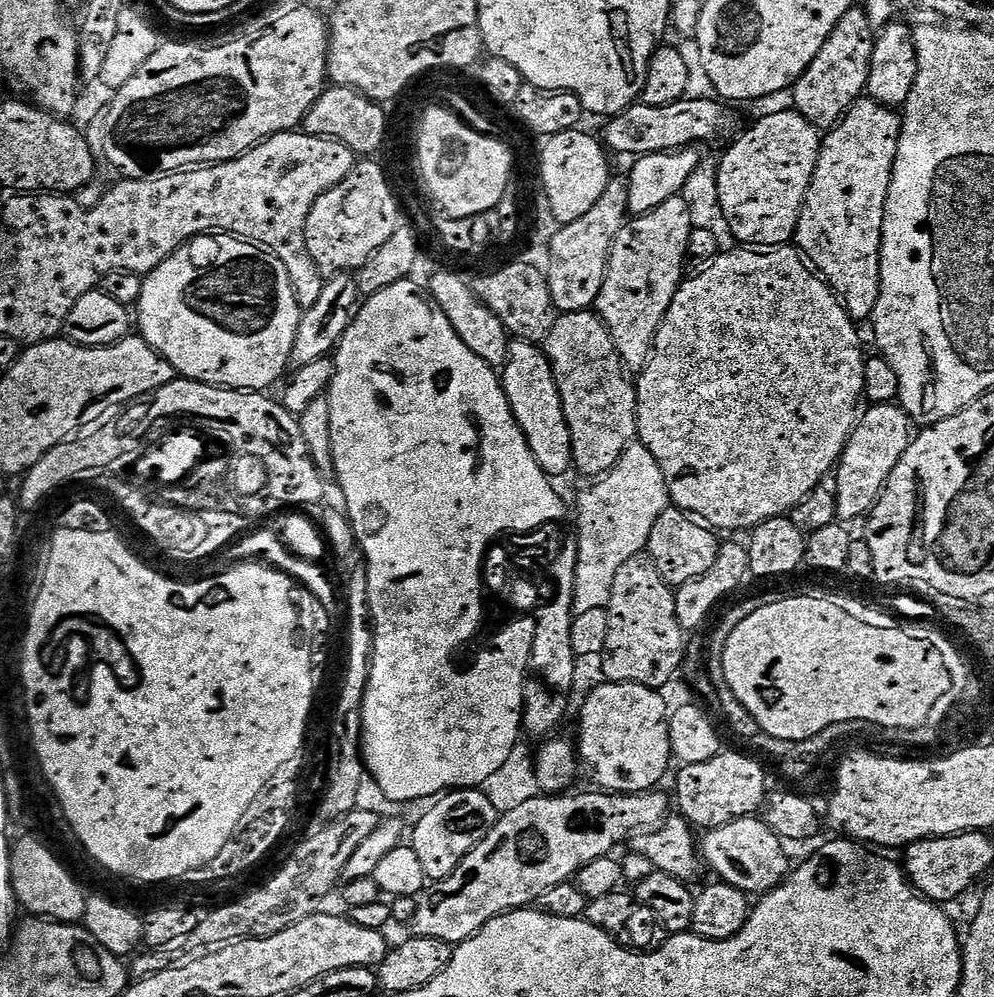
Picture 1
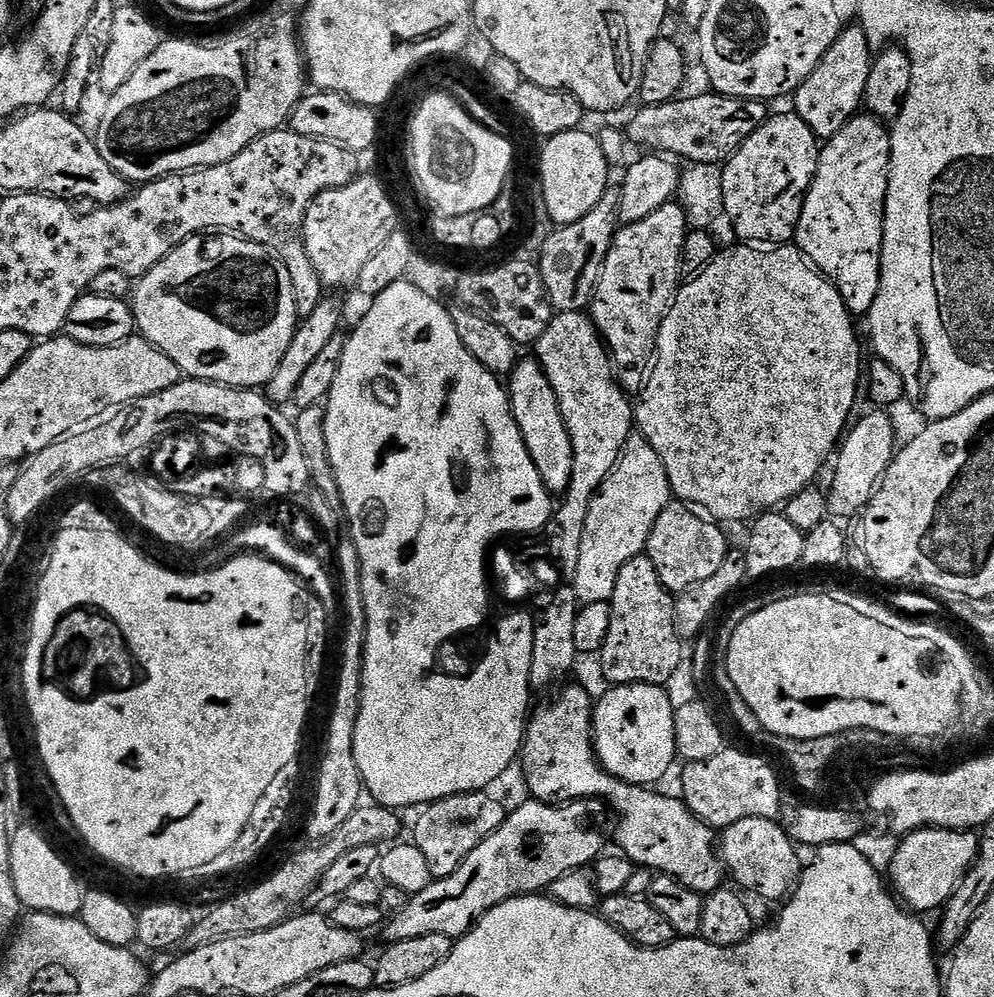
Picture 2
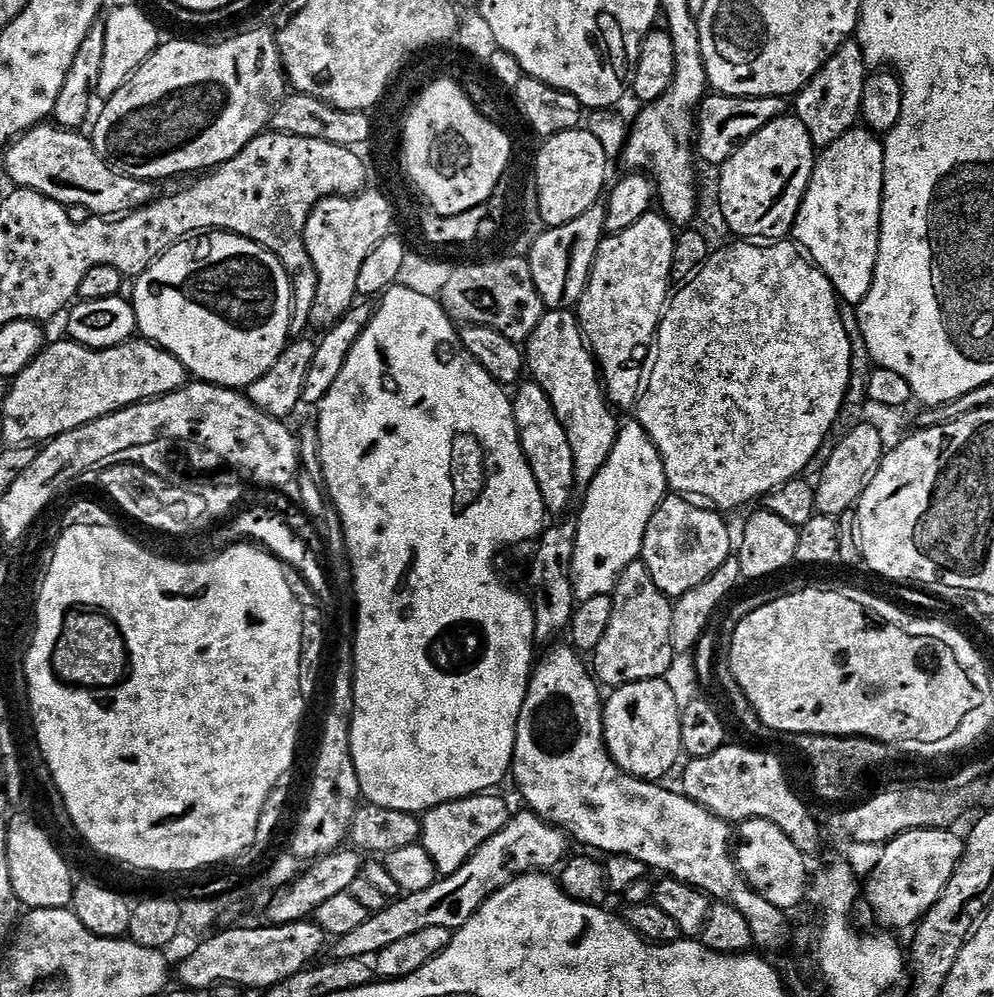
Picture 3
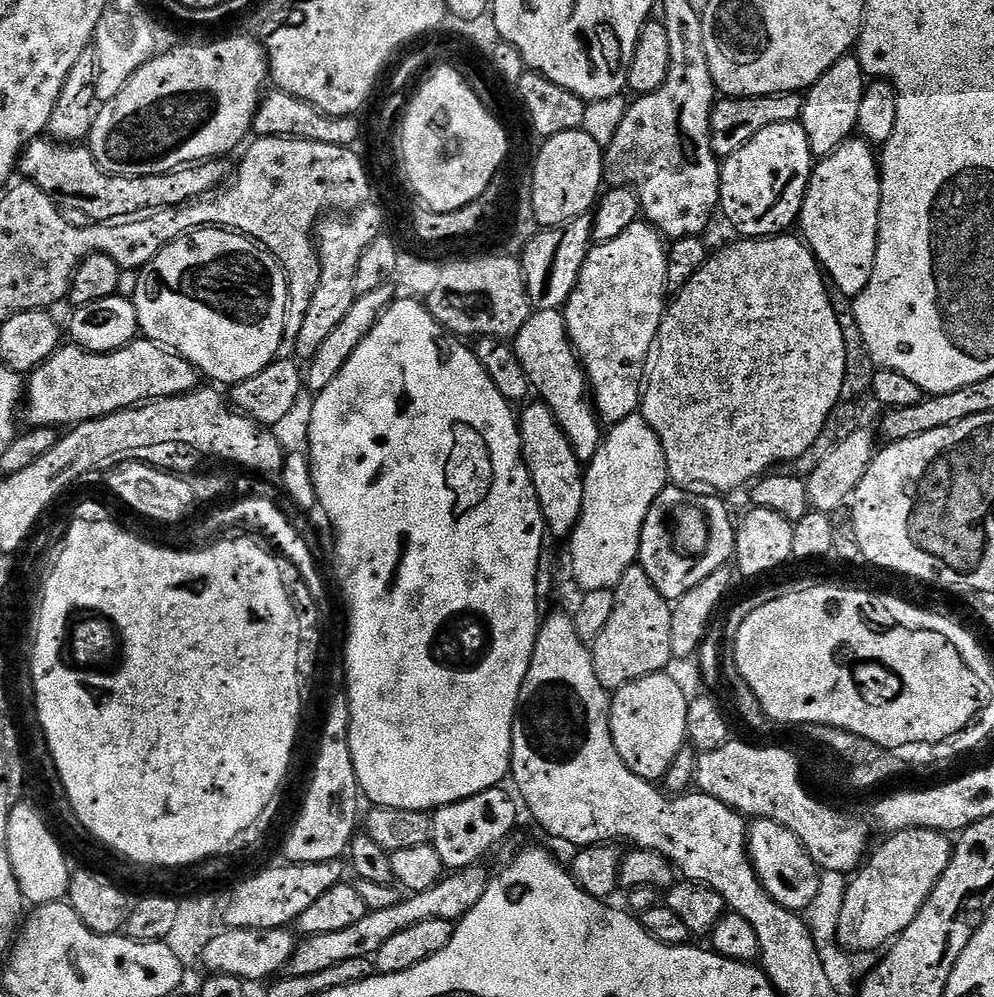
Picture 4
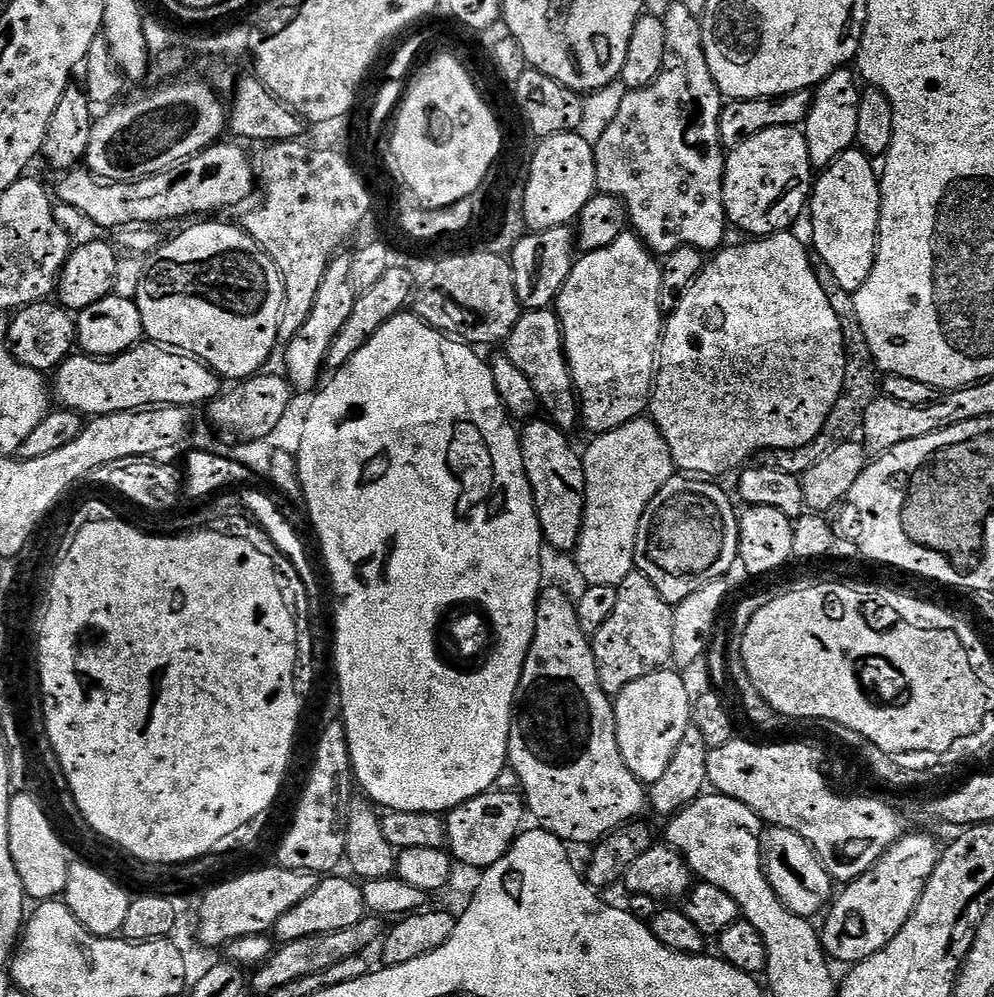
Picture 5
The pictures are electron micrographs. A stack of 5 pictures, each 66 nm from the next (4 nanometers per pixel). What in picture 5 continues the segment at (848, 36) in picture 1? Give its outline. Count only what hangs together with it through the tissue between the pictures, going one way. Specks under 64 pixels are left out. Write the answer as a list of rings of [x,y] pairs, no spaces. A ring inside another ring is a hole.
[[[848,66],[840,68],[834,74],[826,77],[822,83],[816,85],[812,110],[802,125],[813,169],[828,168],[843,152],[856,144],[861,91],[857,73]],[[856,80],[858,85],[856,85]]]

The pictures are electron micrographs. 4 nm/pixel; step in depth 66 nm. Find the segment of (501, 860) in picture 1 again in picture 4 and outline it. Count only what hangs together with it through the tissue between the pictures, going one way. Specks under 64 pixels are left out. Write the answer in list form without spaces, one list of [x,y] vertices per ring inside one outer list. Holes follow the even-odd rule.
[[[484,866],[456,870],[445,875],[444,879],[430,890],[405,895],[397,904],[386,910],[368,911],[360,921],[354,922],[354,926],[333,930],[331,934],[304,936],[297,943],[290,958],[286,969],[287,975],[306,978],[306,974],[319,974],[321,970],[331,970],[333,966],[339,966],[342,962],[350,962],[350,958],[375,957],[376,951],[394,934],[399,934],[418,922],[426,922],[430,918],[459,922],[475,906],[478,898],[482,898],[489,879],[490,872],[487,872]]]

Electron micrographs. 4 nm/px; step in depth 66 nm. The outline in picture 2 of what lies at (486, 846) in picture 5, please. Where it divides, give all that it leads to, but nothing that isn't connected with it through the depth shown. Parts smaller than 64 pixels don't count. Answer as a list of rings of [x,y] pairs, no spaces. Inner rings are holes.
[[[485,791],[447,796],[435,800],[421,812],[424,813],[417,818],[416,825],[413,826],[411,839],[426,857],[433,880],[441,880],[454,874],[454,870],[462,866],[464,859],[474,854],[474,850],[478,850],[483,840],[490,838],[490,834],[494,834],[498,826],[502,826],[506,815],[502,806],[488,798]]]

